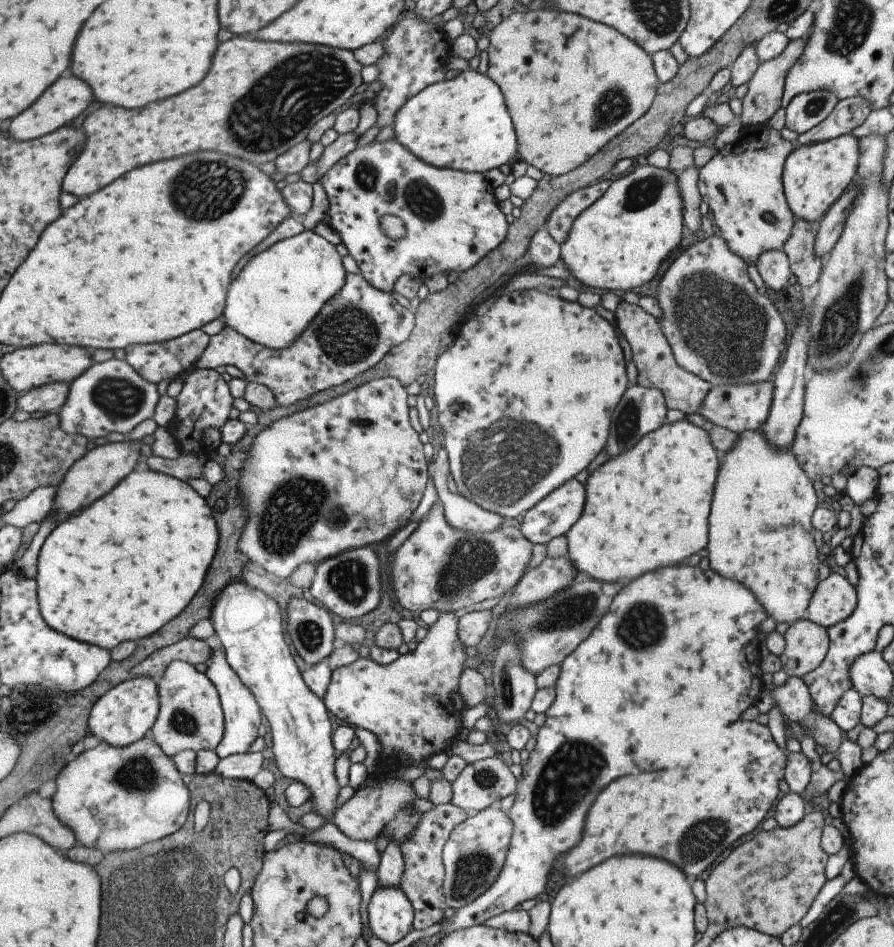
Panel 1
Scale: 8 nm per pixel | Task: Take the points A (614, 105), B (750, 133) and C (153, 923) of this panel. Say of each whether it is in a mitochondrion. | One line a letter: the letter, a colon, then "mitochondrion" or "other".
A: mitochondrion
B: other
C: mitochondrion

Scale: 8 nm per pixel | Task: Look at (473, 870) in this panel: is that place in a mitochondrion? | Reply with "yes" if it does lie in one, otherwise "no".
yes

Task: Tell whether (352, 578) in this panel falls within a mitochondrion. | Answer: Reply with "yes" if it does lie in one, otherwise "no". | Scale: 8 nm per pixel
yes

